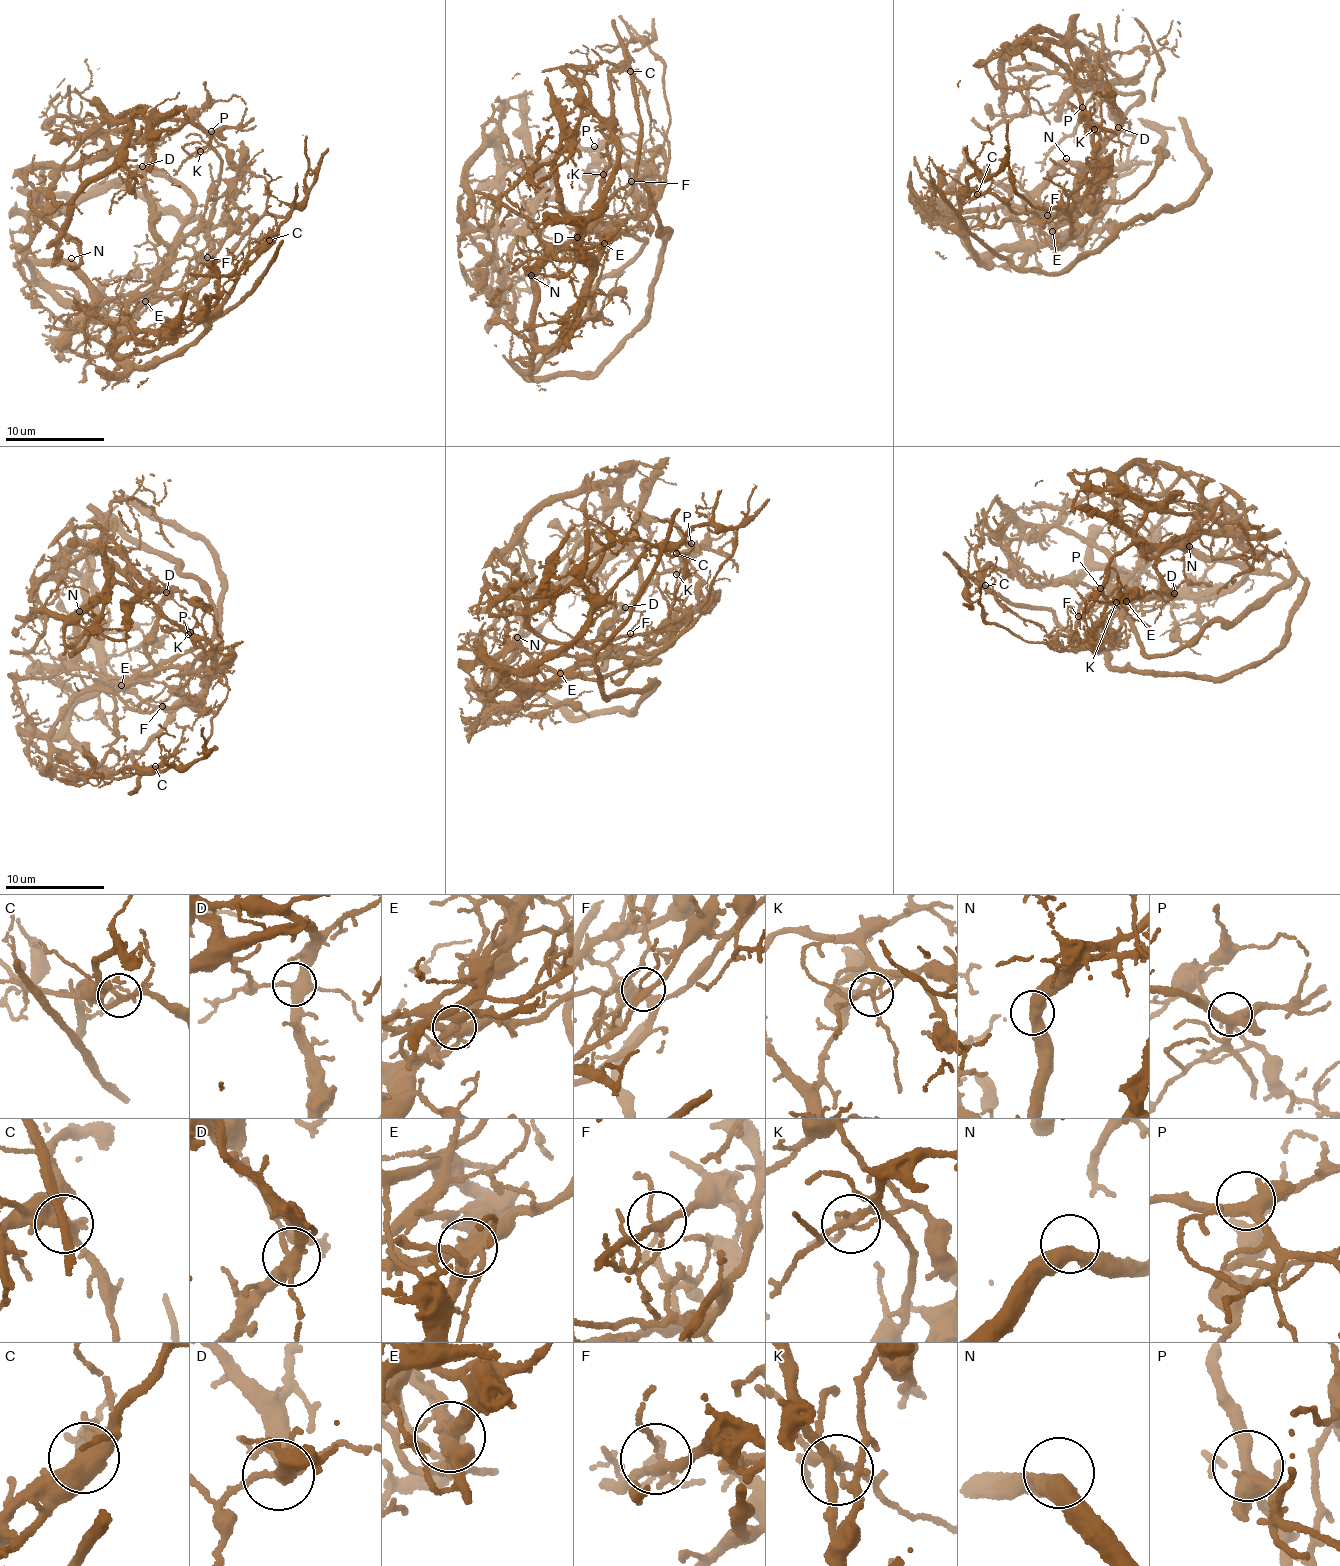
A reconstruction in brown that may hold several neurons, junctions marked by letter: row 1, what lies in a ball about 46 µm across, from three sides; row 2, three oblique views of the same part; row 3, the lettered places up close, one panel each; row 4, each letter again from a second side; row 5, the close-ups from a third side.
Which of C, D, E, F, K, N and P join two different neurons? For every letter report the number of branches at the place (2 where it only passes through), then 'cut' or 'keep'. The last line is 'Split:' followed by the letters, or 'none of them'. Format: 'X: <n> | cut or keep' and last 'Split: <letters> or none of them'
C: 3 | cut
D: 4 | keep
E: 4 | cut
F: 4 | keep
K: 4 | cut
N: 2 | keep
P: 3 | keep
Split: C, E, K

